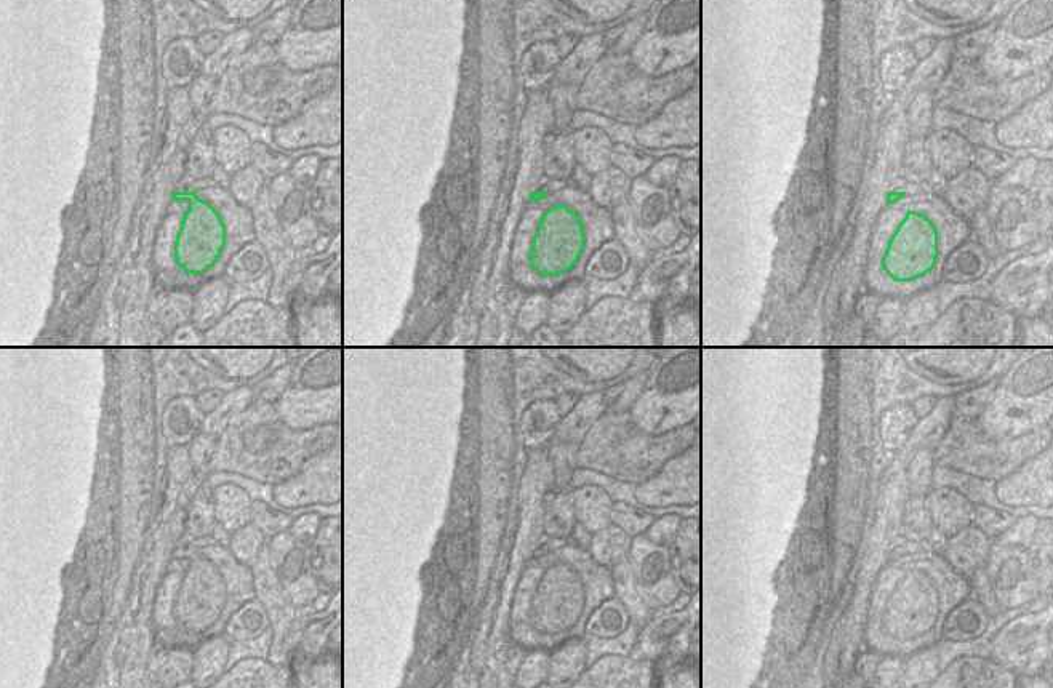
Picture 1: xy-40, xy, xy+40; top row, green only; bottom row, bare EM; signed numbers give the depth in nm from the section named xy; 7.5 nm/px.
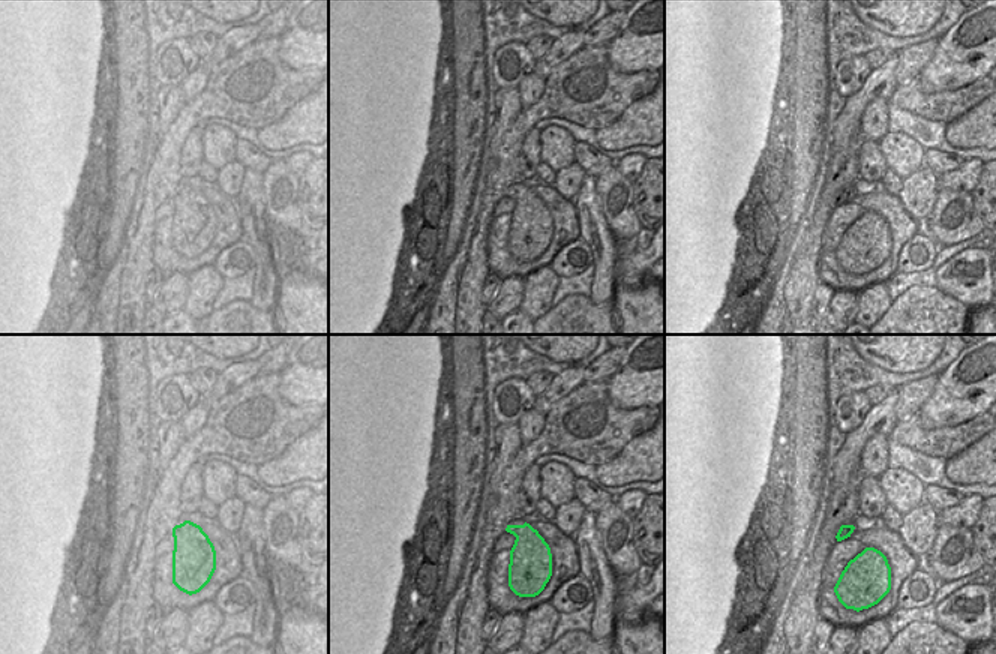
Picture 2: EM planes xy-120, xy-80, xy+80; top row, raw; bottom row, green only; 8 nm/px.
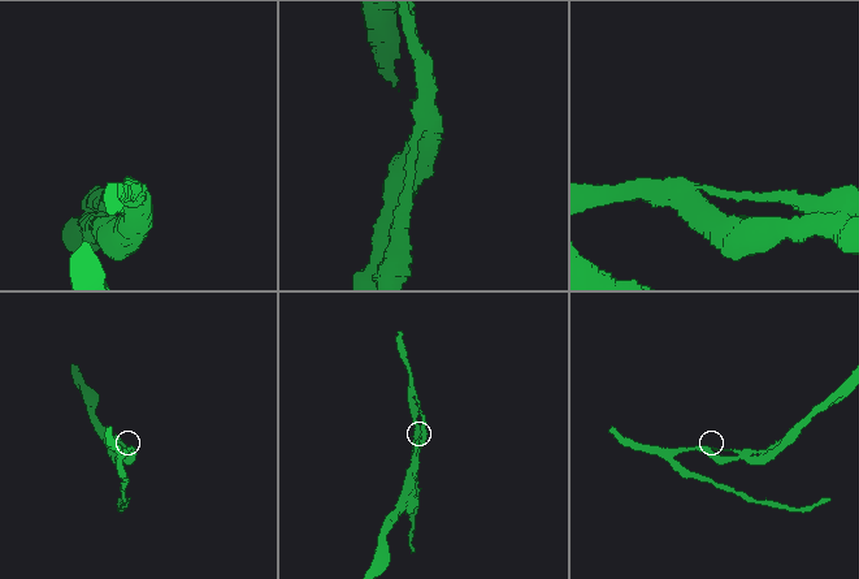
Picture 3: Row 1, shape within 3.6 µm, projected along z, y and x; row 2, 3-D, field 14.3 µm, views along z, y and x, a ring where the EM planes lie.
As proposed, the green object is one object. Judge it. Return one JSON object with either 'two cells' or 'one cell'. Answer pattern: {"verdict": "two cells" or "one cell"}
{"verdict": "one cell"}

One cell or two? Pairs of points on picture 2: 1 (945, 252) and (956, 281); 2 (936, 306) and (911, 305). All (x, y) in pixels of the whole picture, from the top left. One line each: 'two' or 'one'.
1: two
2: one

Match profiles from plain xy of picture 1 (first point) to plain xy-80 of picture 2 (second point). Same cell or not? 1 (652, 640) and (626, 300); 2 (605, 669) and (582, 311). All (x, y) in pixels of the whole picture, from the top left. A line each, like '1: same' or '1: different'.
1: different
2: same

